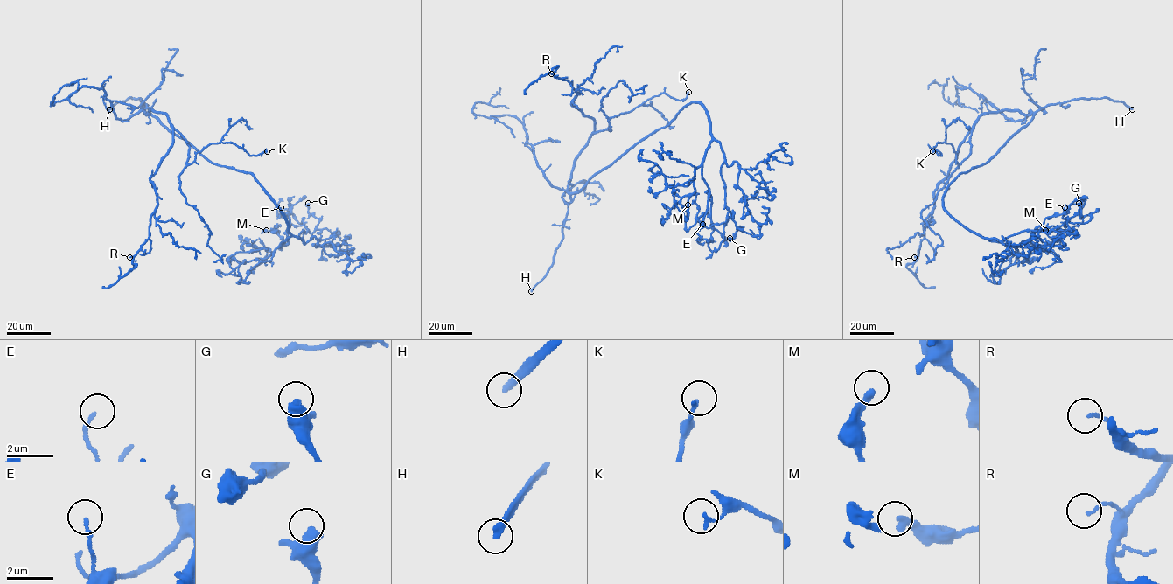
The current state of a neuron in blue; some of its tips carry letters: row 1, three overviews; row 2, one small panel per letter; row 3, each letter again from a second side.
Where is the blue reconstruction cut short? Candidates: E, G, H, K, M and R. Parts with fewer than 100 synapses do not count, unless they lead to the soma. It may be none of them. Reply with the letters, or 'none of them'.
H

